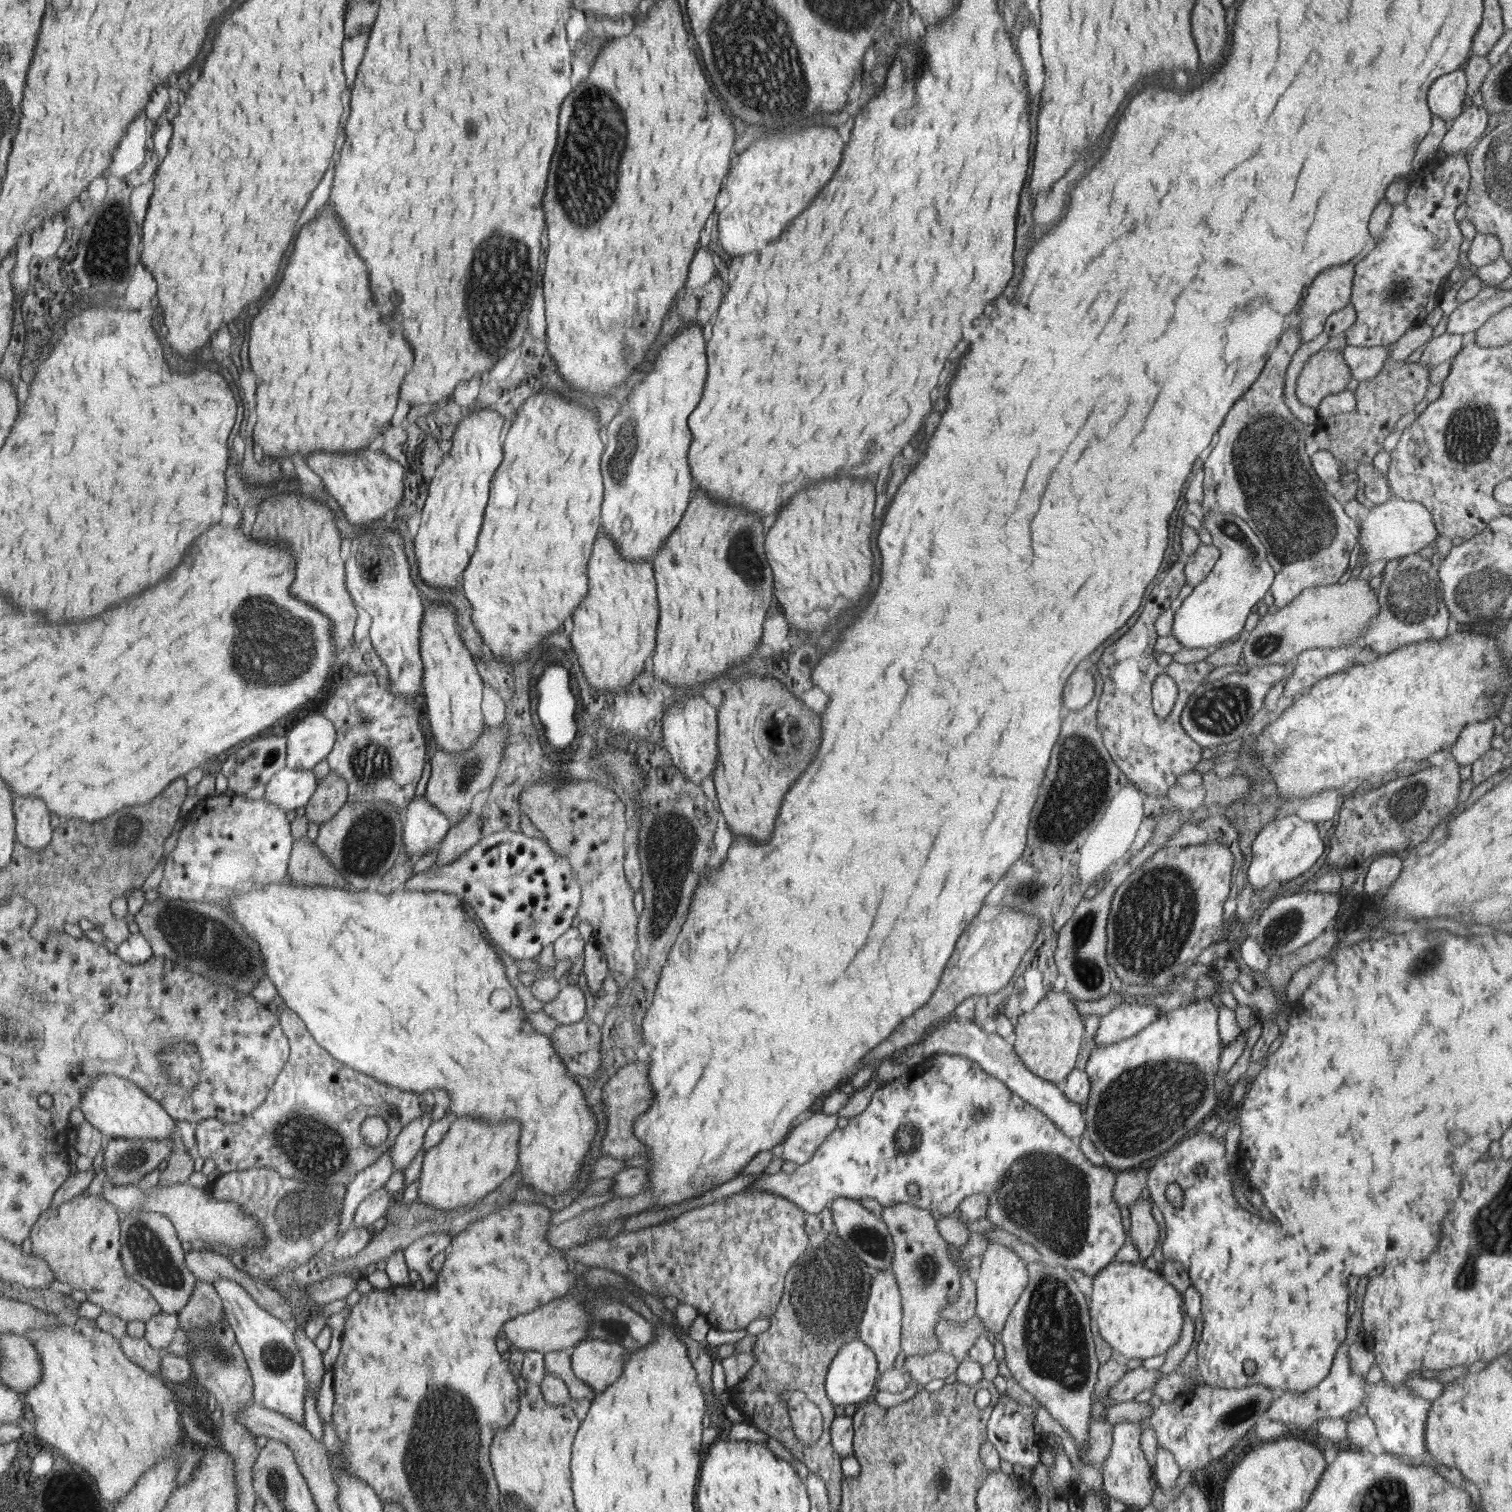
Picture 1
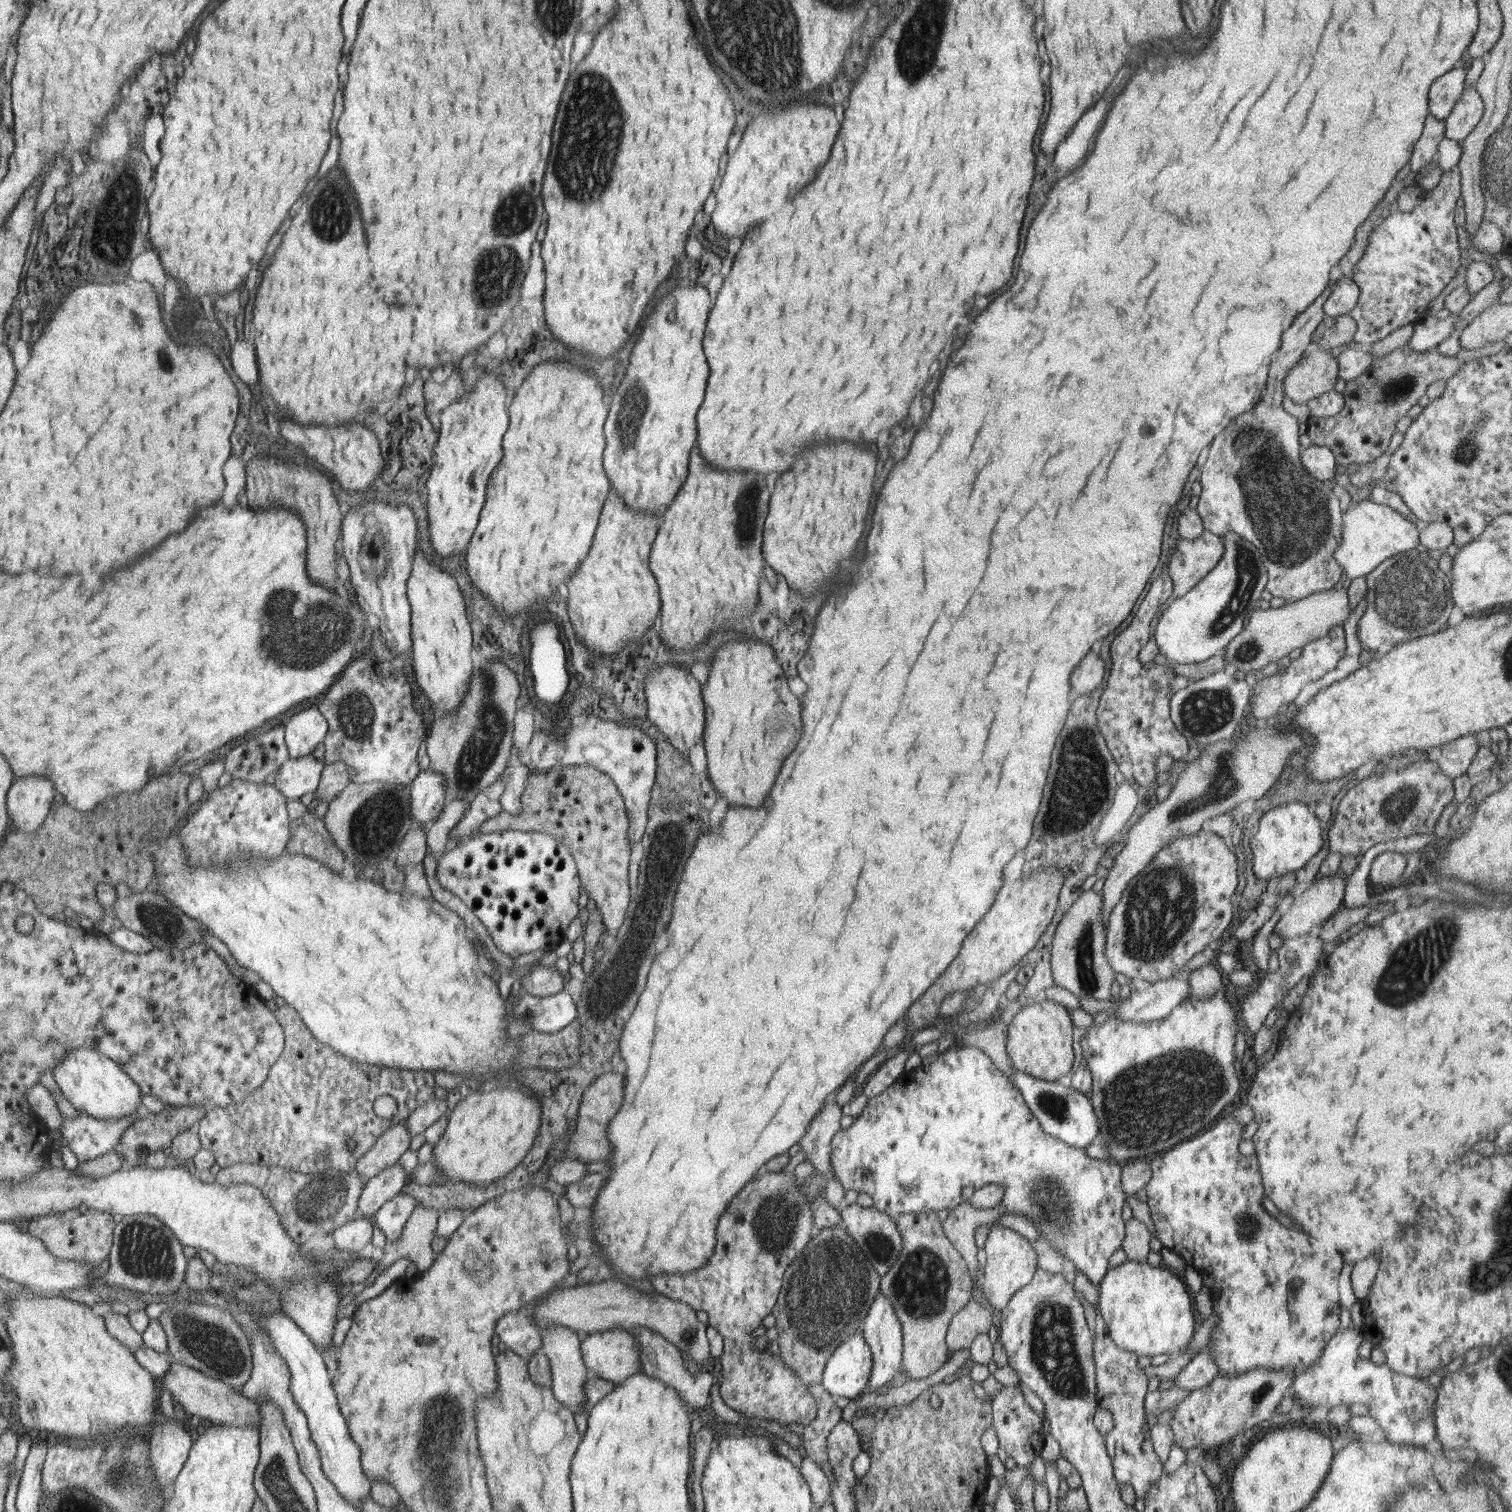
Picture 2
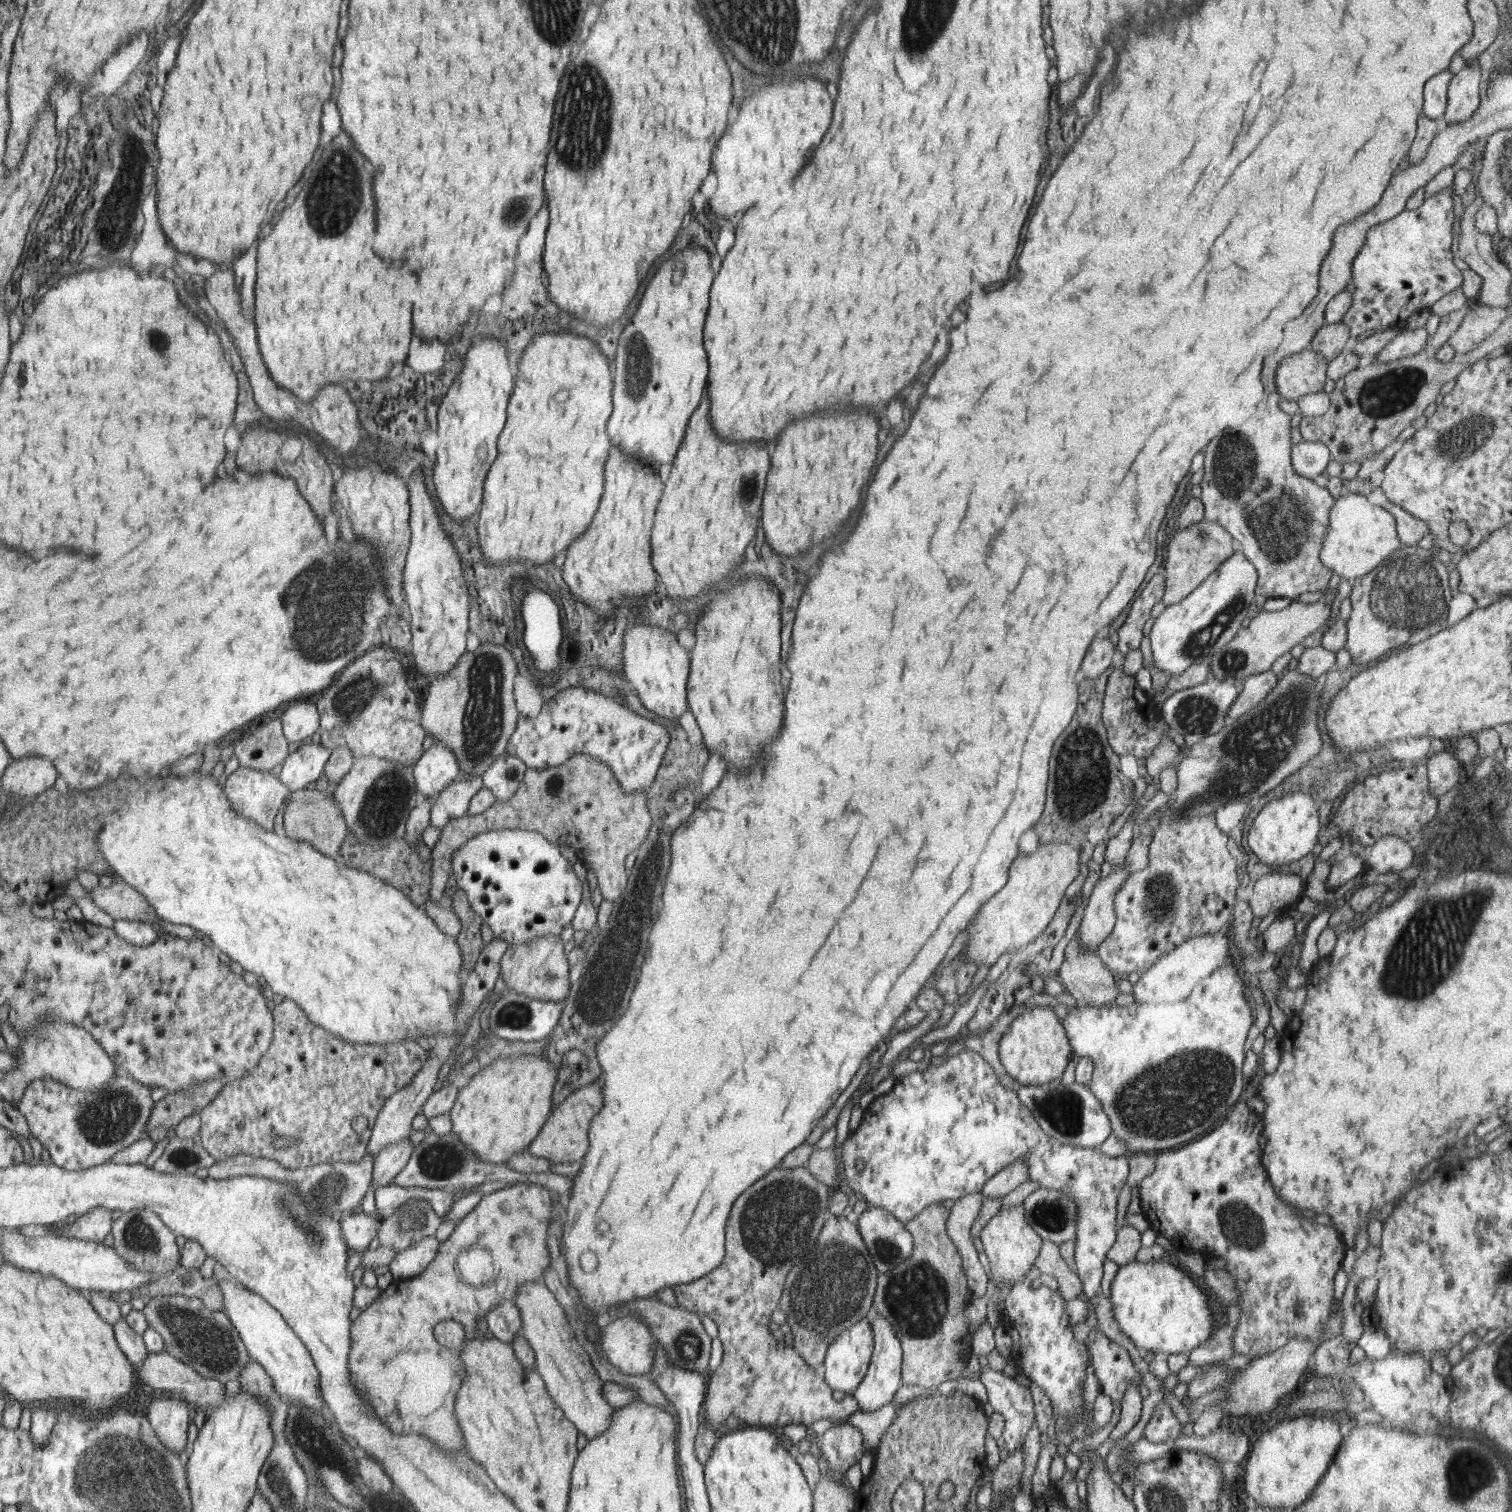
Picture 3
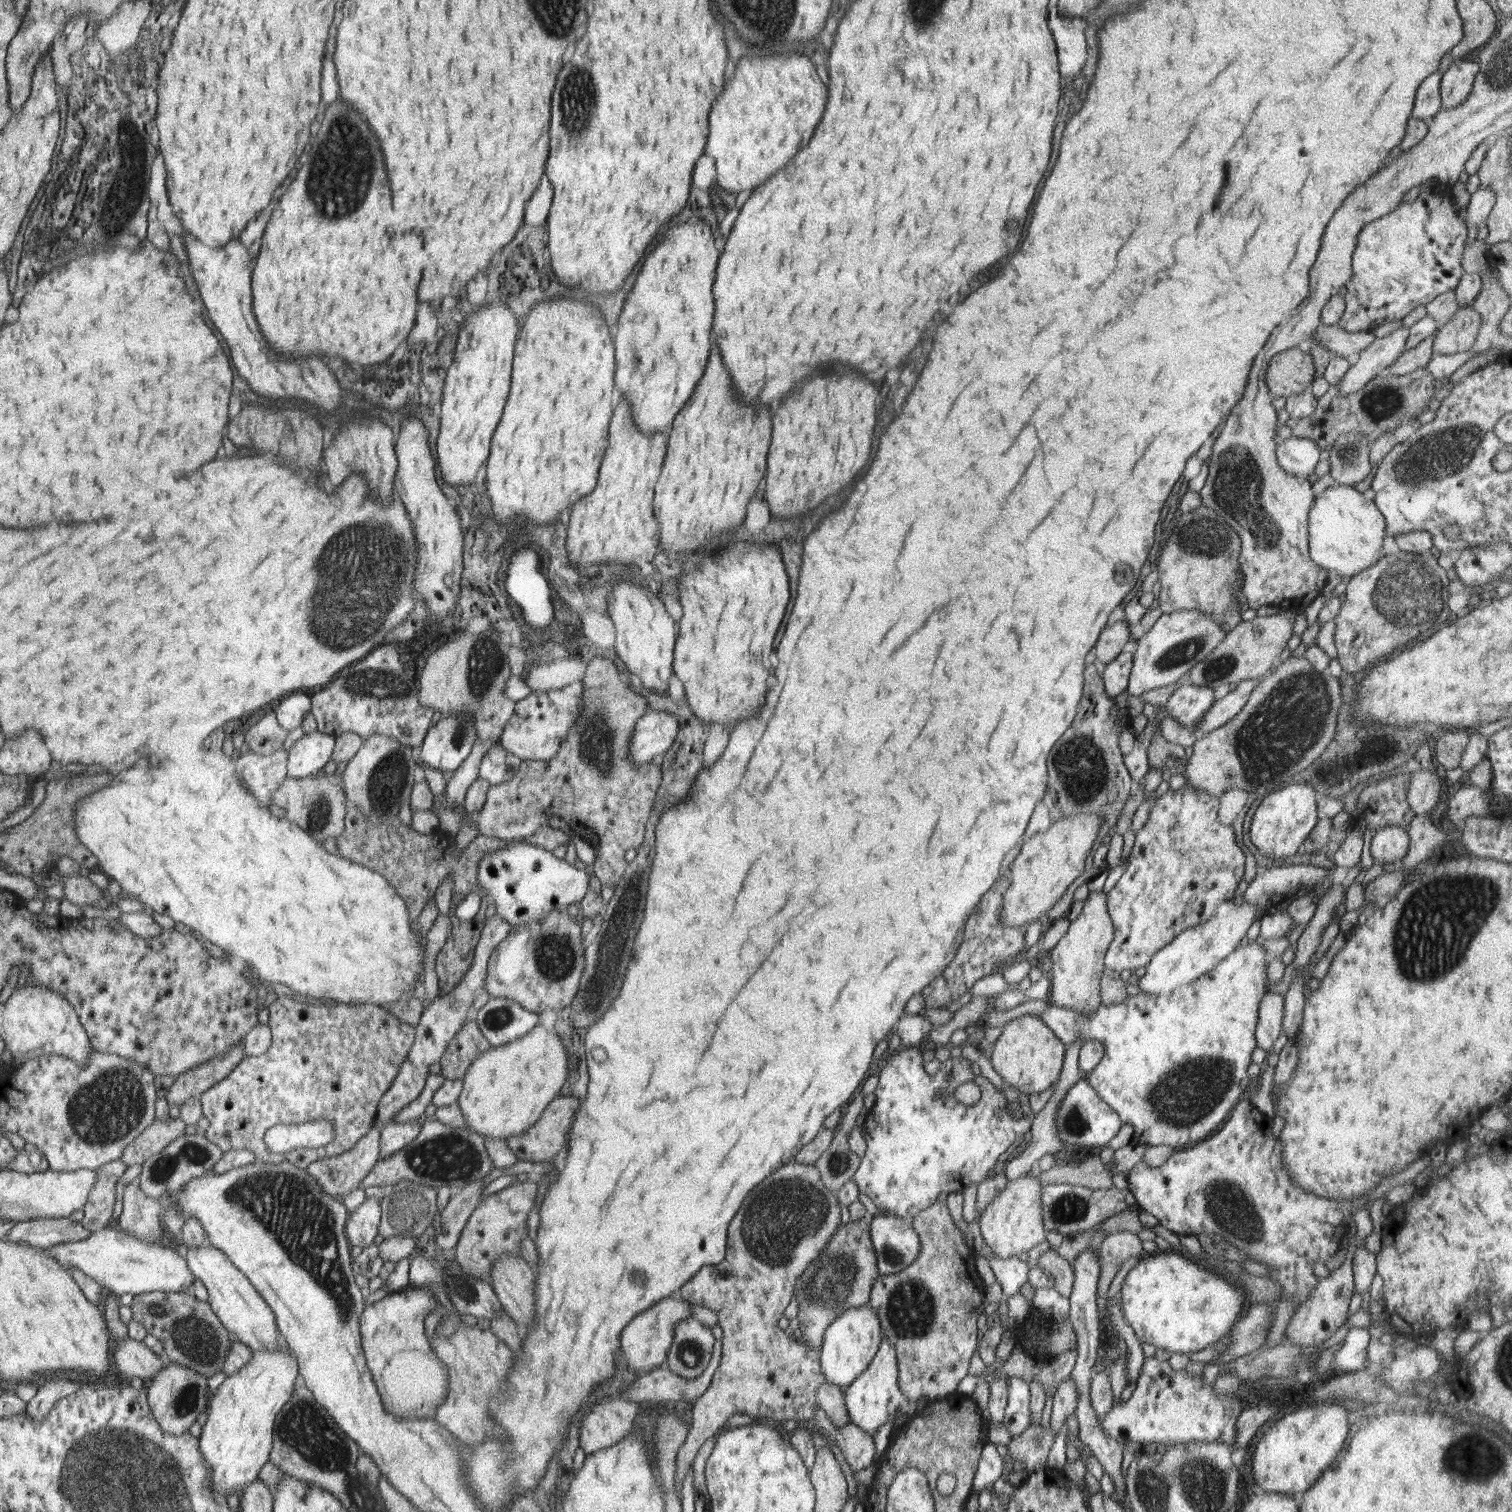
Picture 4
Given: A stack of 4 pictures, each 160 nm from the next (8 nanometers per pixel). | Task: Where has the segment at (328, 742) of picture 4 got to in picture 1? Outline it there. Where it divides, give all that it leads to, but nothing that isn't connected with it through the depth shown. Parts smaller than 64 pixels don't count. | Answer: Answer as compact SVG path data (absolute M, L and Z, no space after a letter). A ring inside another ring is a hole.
M285 767L267 782L263 798L288 813L306 807L316 793L317 786L312 771Z

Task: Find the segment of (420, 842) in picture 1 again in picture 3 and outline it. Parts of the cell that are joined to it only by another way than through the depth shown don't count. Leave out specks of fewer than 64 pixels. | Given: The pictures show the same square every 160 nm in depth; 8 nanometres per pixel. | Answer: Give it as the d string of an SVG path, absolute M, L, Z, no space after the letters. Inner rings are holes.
M436 740L412 768L421 799L433 800L461 775L454 750Z

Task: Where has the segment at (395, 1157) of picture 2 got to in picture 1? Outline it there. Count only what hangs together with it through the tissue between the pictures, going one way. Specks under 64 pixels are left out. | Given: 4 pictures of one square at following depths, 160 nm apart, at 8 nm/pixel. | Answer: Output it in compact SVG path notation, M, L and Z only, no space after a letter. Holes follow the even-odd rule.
M391 1150L384 1152L379 1159L354 1177L347 1186L342 1201L342 1224L338 1228L337 1238L346 1234L353 1228L354 1214L356 1214L361 1202L370 1197L373 1192L385 1186L386 1181L394 1172Z

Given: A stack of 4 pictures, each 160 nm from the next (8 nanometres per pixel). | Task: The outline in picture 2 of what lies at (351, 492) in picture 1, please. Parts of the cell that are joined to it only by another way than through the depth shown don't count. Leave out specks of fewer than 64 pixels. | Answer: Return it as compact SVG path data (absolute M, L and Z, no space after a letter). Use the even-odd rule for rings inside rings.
M280 418L280 432L286 440L296 444L309 460L314 460L316 464L320 464L325 472L329 472L331 476L336 478L342 487L342 490L351 490L352 492L367 492L369 488L374 486L374 482L380 478L382 470L384 470L384 458L380 454L380 446L376 436L370 432L366 426L362 428L358 422L349 422L349 424L341 424L341 426L323 426L323 424L296 424L289 418Z

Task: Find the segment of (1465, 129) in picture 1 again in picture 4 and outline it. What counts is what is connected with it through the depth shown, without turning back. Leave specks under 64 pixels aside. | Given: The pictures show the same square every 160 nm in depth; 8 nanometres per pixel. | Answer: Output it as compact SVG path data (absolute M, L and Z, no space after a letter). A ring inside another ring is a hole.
M1454 60L1441 80L1441 106L1456 108L1472 92L1476 75L1480 73L1480 63Z

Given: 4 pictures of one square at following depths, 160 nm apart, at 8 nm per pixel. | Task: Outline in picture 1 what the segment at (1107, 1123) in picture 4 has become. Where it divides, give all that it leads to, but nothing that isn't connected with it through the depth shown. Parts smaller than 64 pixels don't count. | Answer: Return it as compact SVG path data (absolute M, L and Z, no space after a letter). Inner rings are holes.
M967 1020L942 1021L936 1025L936 1030L923 1041L921 1046L923 1056L934 1054L959 1054L972 1062L980 1065L990 1076L998 1078L1014 1094L1021 1096L1033 1107L1041 1110L1046 1116L1055 1122L1055 1125L1071 1139L1079 1140L1086 1134L1086 1121L1083 1116L1084 1105L1076 1104L1068 1100L1060 1089L1060 1085L1048 1082L1034 1074L1018 1056L1013 1044L1006 1042L999 1034L982 1030L976 1023Z

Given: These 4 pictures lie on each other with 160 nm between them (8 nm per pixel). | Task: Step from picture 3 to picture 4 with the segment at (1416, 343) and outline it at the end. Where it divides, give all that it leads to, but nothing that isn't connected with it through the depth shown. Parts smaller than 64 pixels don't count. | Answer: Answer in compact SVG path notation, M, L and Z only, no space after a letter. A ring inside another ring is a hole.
M1400 328L1386 335L1375 337L1374 342L1351 361L1351 367L1338 384L1338 394L1346 396L1361 390L1370 380L1397 361L1408 342L1408 328Z

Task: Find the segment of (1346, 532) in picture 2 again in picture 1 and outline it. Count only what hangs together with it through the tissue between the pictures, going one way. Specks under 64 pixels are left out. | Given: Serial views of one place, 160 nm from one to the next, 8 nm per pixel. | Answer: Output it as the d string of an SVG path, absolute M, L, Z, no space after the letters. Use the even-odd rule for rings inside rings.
M1395 497L1373 508L1370 514L1367 514L1367 512L1361 514L1357 522L1359 544L1353 557L1353 565L1356 566L1361 550L1365 550L1368 556L1363 563L1364 565L1380 559L1389 561L1418 553L1440 535L1436 530L1431 512L1421 502L1407 501Z

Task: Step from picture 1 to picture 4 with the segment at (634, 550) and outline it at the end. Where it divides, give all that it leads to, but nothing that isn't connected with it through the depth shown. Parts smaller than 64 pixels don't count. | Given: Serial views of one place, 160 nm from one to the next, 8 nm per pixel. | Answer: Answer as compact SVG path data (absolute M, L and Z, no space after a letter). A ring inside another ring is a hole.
M692 220L680 226L670 226L654 251L642 263L636 276L636 283L626 297L616 326L614 342L617 344L617 382L620 398L627 399L634 424L650 436L655 432L669 434L673 421L697 389L708 365L712 340L712 316L714 276L717 276L716 262L718 248L714 244L713 230L707 222Z

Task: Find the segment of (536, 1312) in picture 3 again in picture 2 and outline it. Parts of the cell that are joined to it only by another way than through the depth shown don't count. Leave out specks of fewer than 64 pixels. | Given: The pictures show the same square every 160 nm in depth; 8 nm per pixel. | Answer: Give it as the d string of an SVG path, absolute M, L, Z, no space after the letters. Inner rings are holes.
M549 1324L545 1330L542 1330L541 1339L540 1351L549 1359L550 1363L551 1389L571 1411L587 1418L590 1410L587 1400L590 1395L585 1384L590 1381L591 1373L582 1359L581 1342L583 1338L575 1330L570 1330L559 1324Z

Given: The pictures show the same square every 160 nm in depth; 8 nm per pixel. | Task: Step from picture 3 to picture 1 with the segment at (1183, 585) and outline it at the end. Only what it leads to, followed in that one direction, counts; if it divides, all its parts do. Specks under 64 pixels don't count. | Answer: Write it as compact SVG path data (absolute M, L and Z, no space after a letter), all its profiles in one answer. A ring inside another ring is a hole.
M1201 543L1194 554L1183 556L1186 584L1193 587L1200 584L1214 568L1215 562L1219 559L1219 554L1220 551L1217 546Z

